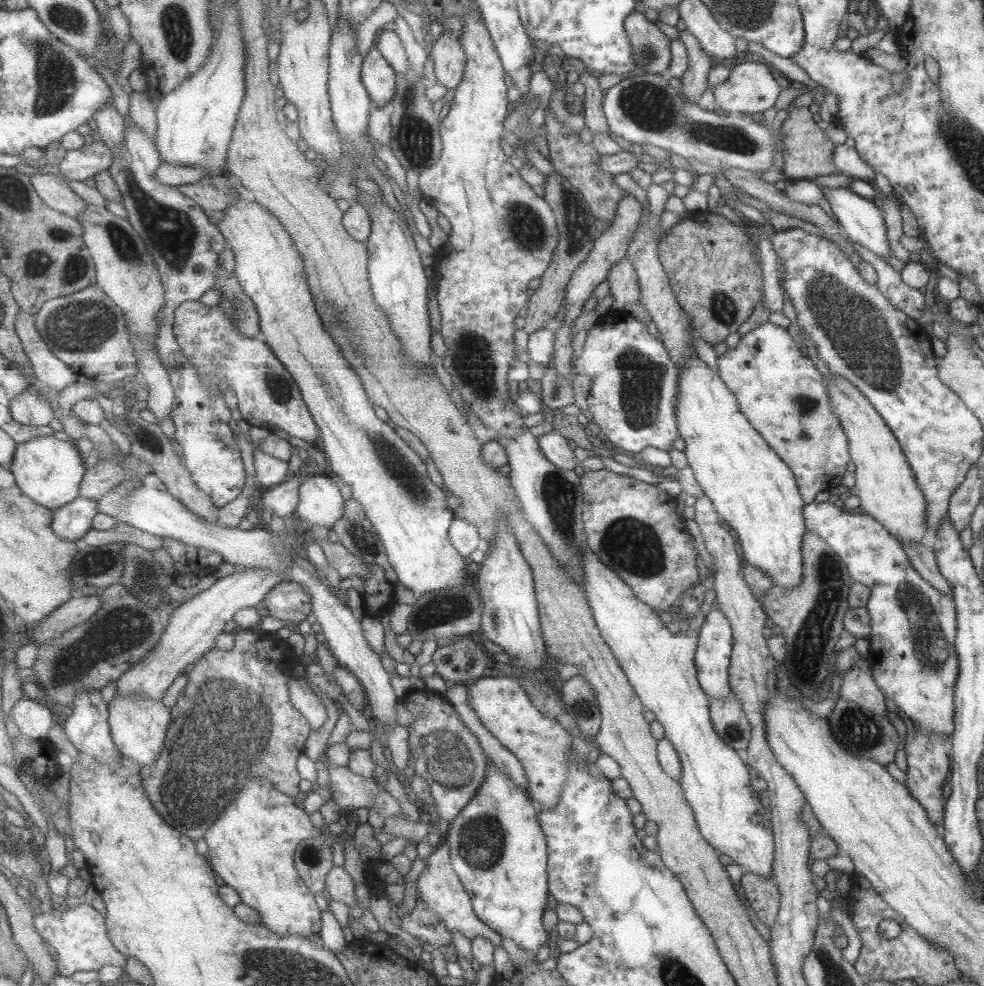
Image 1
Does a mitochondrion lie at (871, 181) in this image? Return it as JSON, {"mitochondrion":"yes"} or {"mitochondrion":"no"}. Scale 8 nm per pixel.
{"mitochondrion":"no"}

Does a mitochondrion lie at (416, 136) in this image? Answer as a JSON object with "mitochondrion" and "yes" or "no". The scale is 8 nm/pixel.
{"mitochondrion":"yes"}

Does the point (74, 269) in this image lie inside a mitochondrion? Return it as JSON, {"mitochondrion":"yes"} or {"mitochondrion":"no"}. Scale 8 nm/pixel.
{"mitochondrion":"yes"}

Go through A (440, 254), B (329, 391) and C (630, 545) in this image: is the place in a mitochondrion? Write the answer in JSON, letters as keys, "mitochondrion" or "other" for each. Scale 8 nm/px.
{"A":"other","B":"mitochondrion","C":"mitochondrion"}

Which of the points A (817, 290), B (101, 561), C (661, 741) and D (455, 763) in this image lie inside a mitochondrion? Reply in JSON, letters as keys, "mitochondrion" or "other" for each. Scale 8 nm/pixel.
{"A":"mitochondrion","B":"mitochondrion","C":"other","D":"mitochondrion"}

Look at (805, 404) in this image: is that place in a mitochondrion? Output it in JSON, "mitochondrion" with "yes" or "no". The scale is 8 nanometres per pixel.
{"mitochondrion":"yes"}

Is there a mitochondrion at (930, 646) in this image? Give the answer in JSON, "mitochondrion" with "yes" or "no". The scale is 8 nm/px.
{"mitochondrion":"yes"}

